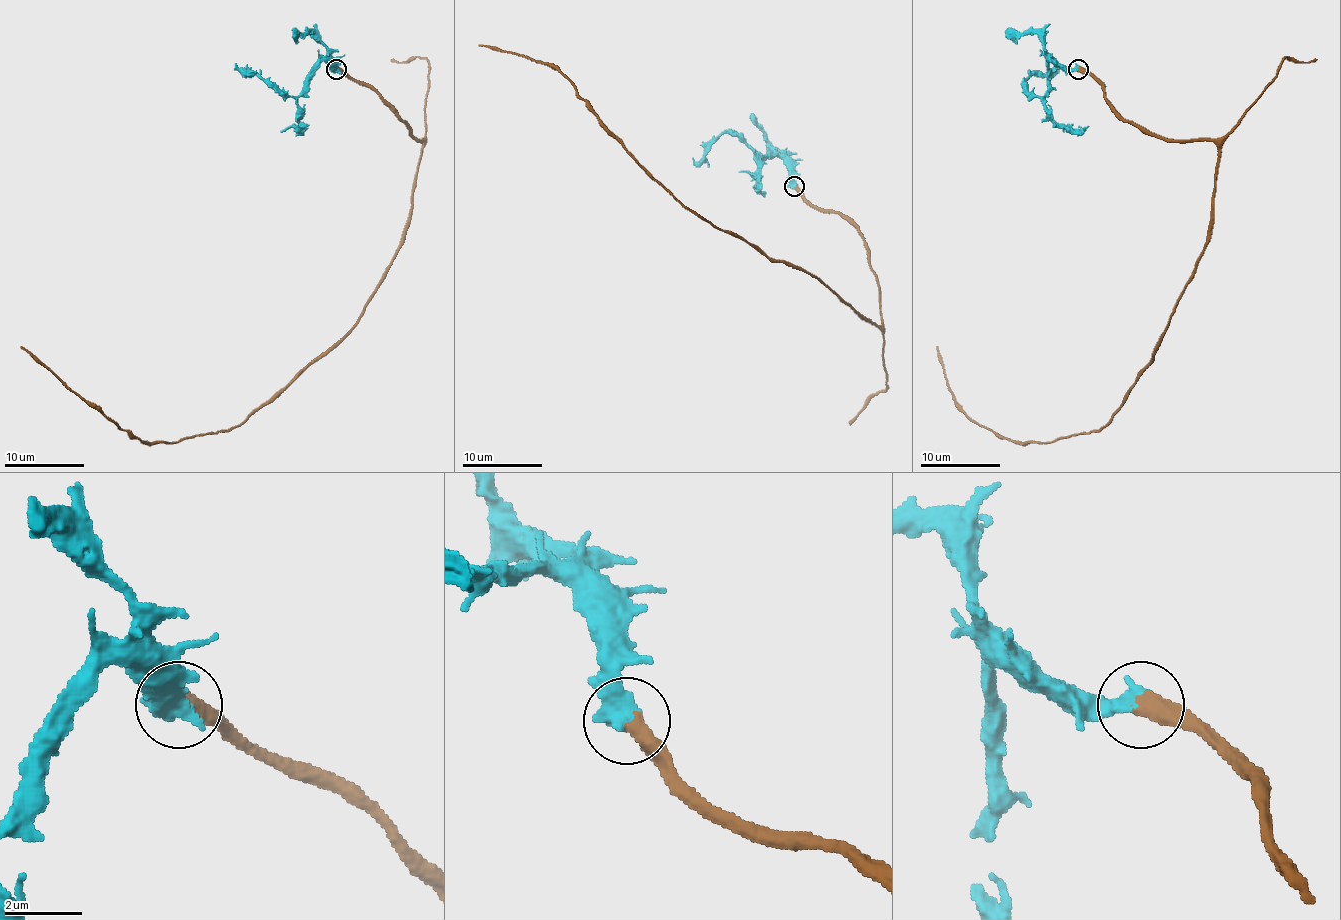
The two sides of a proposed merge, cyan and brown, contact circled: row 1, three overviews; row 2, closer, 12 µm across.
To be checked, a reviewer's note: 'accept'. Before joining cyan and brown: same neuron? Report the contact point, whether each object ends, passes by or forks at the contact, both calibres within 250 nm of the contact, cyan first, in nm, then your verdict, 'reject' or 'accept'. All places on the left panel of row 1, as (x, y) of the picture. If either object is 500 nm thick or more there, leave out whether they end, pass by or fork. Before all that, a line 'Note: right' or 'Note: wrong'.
Note: right
place (336, 69); calibres 600 and 480 nm; accept

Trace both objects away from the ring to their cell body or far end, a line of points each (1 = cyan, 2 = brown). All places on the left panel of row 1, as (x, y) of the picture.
1: (336, 70), (324, 62), (298, 96), (284, 96), (260, 76), (246, 74), (234, 64)
2: (336, 70), (369, 86), (423, 145), (403, 244), (344, 336), (238, 425), (171, 443), (131, 437), (20, 346)

